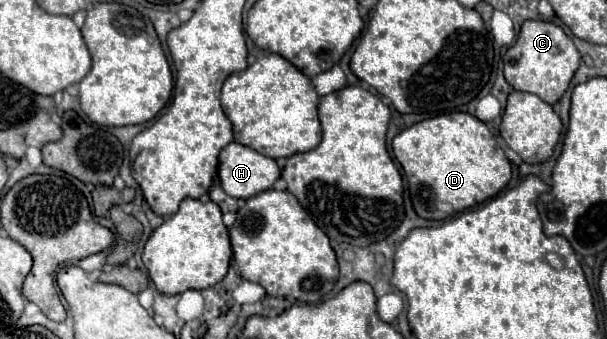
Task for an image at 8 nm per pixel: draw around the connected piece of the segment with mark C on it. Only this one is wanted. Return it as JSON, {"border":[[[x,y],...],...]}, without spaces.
{"border":[[[525,20],[517,42],[503,58],[507,82],[515,90],[537,94],[547,104],[555,104],[565,94],[575,70],[579,68],[579,62],[581,56],[573,40],[563,32],[563,28],[545,20]]]}

